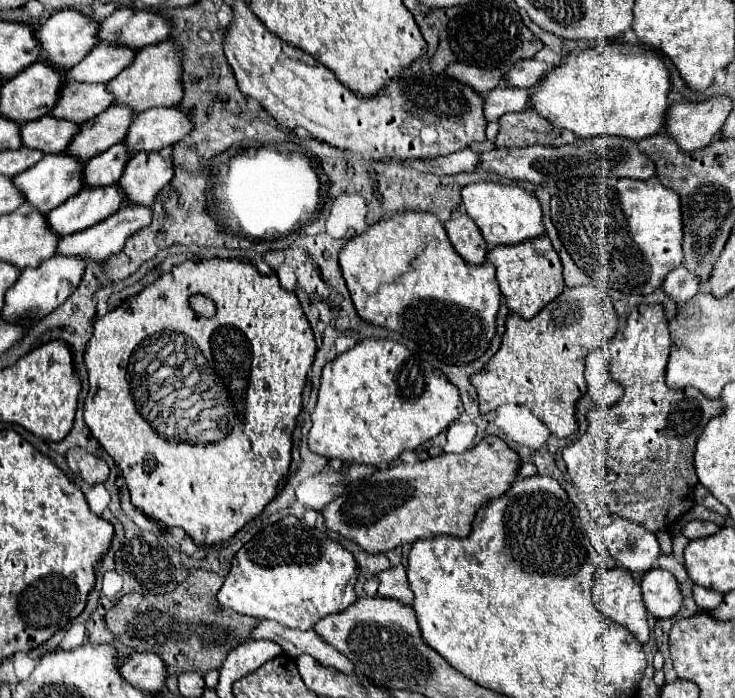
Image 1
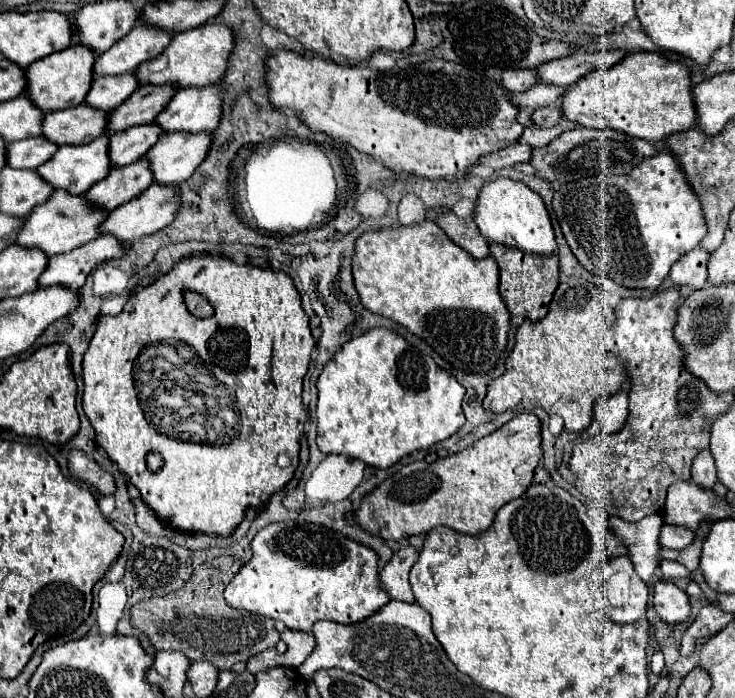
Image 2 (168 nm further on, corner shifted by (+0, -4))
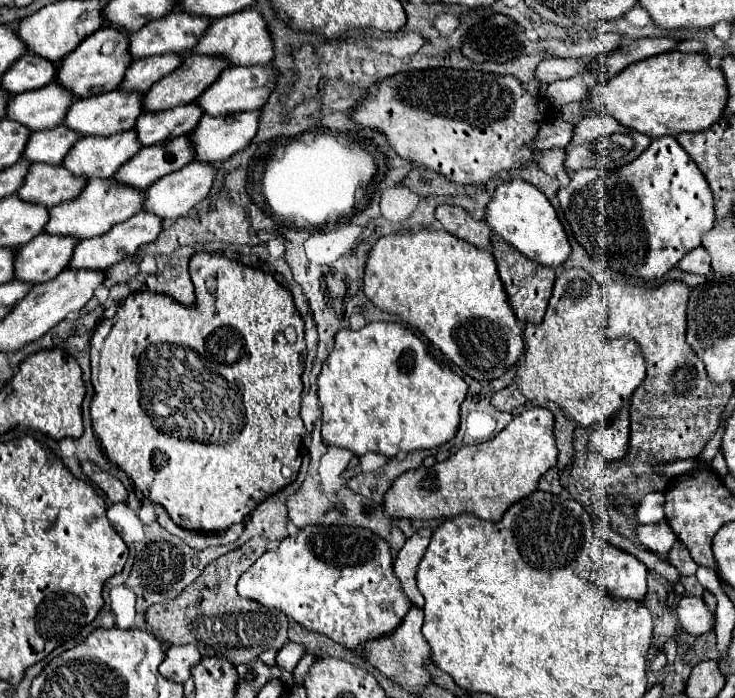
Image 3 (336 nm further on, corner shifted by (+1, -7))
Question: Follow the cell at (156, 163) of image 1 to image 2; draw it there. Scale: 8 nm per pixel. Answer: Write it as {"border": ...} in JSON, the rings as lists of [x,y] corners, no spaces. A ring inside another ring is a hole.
{"border":[[[211,132],[201,134],[161,134],[159,142],[143,156],[153,174],[153,182],[181,184],[203,162]]]}

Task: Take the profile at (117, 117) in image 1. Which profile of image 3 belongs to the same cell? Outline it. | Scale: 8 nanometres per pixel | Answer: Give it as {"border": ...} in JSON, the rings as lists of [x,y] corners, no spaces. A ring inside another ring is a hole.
{"border":[[[188,57],[174,73],[160,79],[144,97],[144,111],[164,111],[176,105],[186,105],[200,97],[208,85],[228,69],[218,57]]]}

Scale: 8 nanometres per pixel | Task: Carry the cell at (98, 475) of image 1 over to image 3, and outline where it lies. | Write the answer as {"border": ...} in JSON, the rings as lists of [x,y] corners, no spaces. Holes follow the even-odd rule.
{"border":[[[84,461],[84,463],[82,463],[82,471],[84,471],[84,475],[86,475],[92,483],[96,483],[96,485],[108,495],[108,499],[110,499],[112,503],[126,503],[128,491],[124,489],[124,485],[122,485],[116,477],[112,477],[112,475],[106,473],[106,471],[102,471],[102,469],[96,467],[92,461]]]}

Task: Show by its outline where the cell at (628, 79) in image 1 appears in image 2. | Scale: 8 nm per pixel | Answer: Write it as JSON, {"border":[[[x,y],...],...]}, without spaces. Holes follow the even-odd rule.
{"border":[[[629,52],[613,68],[591,70],[591,74],[585,74],[575,86],[567,88],[567,94],[559,98],[559,106],[561,106],[563,118],[579,126],[619,130],[623,134],[647,140],[655,146],[659,146],[667,136],[695,126],[695,104],[691,98],[689,70],[681,64],[667,62],[667,58],[659,52]]]}

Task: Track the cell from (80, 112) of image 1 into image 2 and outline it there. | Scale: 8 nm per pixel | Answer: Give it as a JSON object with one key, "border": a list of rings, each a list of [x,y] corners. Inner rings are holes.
{"border":[[[133,74],[97,76],[91,82],[91,90],[87,92],[83,104],[111,112],[123,100],[127,100],[135,92],[135,88],[137,88],[137,80]]]}

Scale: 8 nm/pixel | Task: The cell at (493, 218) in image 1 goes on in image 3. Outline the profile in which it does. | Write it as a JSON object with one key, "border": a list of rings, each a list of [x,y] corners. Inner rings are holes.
{"border":[[[512,179],[512,181],[500,185],[496,189],[492,201],[488,203],[486,221],[494,233],[498,233],[504,241],[514,245],[524,257],[534,259],[540,265],[554,269],[554,267],[562,265],[566,261],[566,257],[570,257],[570,253],[572,253],[572,245],[568,241],[568,235],[552,207],[552,203],[540,189],[536,189],[528,181]]]}

